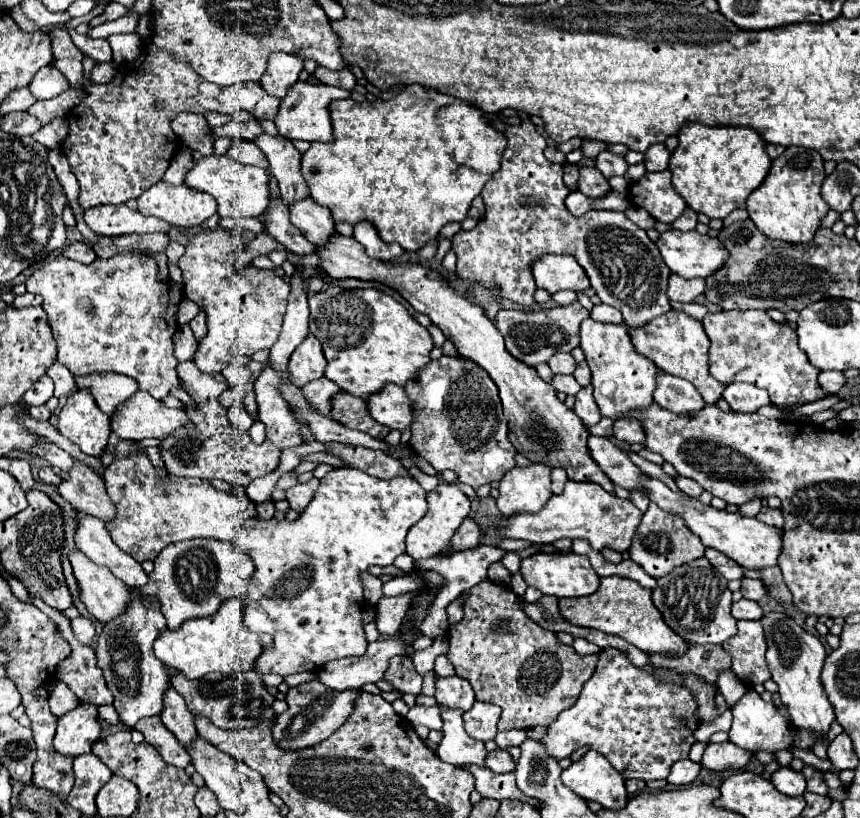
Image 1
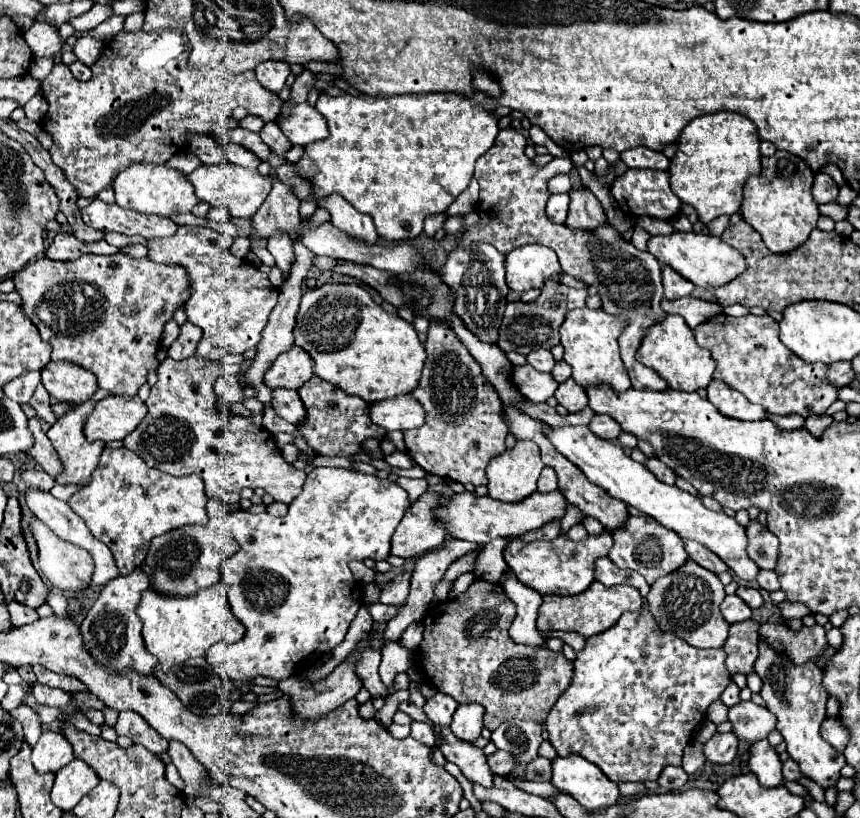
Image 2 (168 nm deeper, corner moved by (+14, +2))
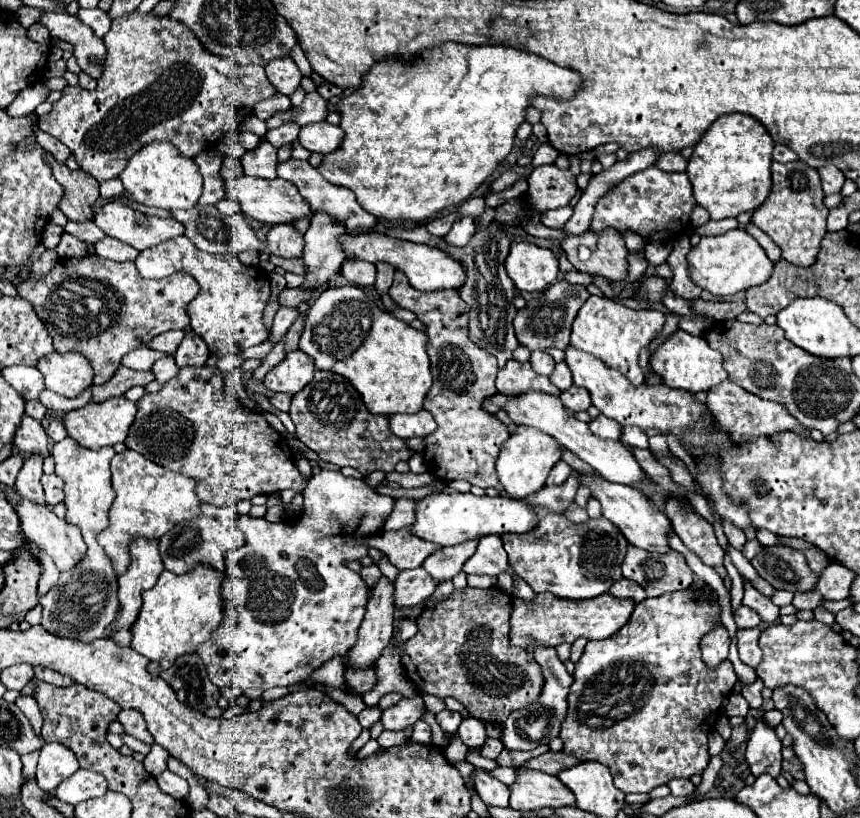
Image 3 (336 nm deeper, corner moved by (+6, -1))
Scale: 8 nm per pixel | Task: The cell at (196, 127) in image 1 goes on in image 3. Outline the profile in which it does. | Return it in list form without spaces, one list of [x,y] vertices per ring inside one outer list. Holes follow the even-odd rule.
[[[225,157],[223,165],[221,165],[221,177],[225,181],[233,181],[233,177],[239,177],[239,175],[243,175],[241,161],[239,159],[233,159],[233,157]]]

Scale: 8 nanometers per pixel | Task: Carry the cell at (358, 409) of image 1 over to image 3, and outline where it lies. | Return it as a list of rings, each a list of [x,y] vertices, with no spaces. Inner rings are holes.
[[[315,371],[313,381],[293,395],[289,415],[297,427],[299,441],[315,451],[319,459],[339,467],[355,467],[363,475],[373,471],[391,473],[399,461],[409,461],[415,453],[391,433],[387,417],[369,413],[357,389],[343,375],[331,371]]]

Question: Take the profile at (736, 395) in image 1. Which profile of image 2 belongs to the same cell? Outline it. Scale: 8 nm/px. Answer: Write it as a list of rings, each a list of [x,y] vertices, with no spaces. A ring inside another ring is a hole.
[[[713,380],[707,386],[707,394],[709,394],[709,402],[723,416],[737,418],[737,420],[761,420],[761,418],[765,418],[765,408],[763,406],[749,402],[743,394],[729,388],[725,382]]]

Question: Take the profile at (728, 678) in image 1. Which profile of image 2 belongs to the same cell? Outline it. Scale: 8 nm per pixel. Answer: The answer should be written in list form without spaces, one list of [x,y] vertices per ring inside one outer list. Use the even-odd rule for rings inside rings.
[[[715,700],[711,706],[709,706],[709,712],[707,712],[707,718],[715,724],[721,724],[727,720],[727,706],[721,702],[721,700]]]

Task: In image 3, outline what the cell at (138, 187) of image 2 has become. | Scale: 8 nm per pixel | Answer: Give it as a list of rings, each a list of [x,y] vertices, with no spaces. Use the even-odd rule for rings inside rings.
[[[153,141],[143,145],[143,149],[139,149],[137,155],[129,159],[119,179],[123,181],[125,191],[131,193],[133,201],[161,209],[191,209],[199,201],[203,187],[197,163],[181,155],[169,141]]]

